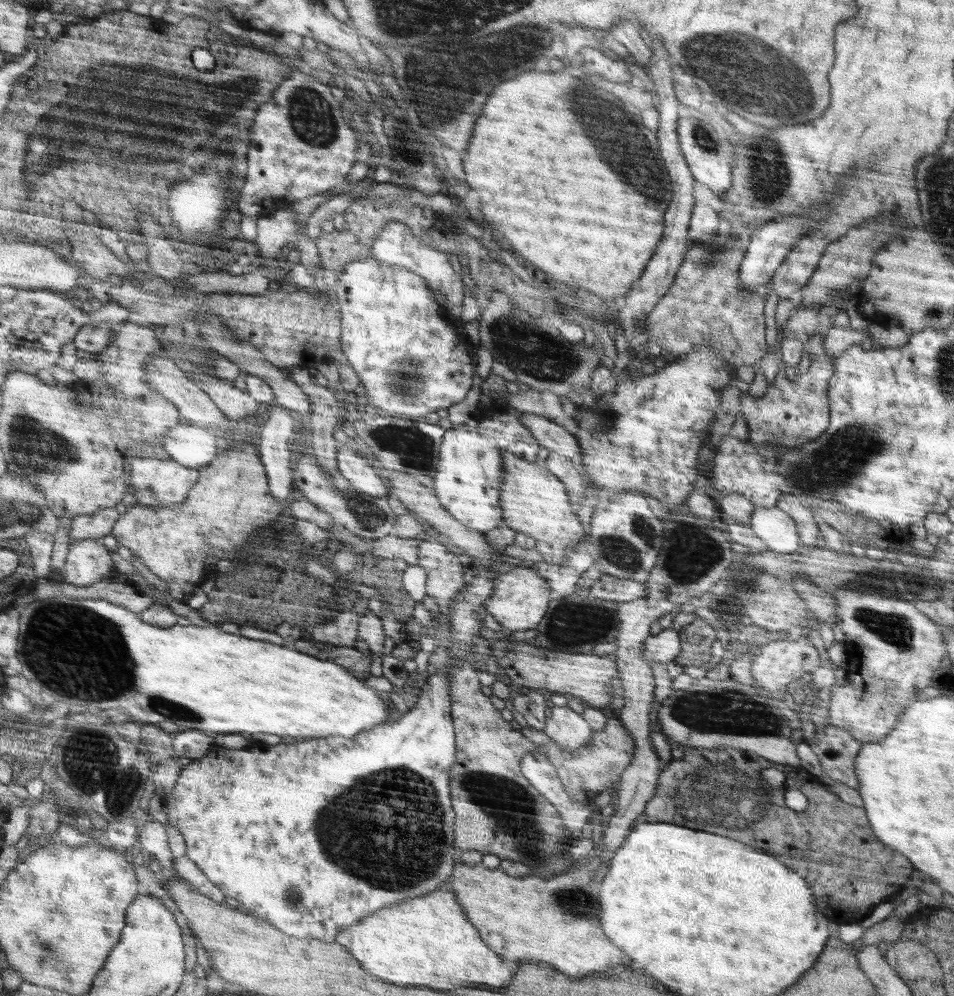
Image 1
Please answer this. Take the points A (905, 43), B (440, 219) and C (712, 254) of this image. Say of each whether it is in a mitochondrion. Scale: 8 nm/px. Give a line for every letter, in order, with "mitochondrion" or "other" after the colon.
A: other
B: other
C: mitochondrion

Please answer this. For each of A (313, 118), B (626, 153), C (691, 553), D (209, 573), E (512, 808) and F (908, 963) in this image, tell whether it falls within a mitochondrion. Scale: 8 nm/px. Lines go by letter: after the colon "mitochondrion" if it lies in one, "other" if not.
A: mitochondrion
B: mitochondrion
C: mitochondrion
D: other
E: mitochondrion
F: other

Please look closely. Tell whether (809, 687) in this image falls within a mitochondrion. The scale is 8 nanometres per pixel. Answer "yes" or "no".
no

